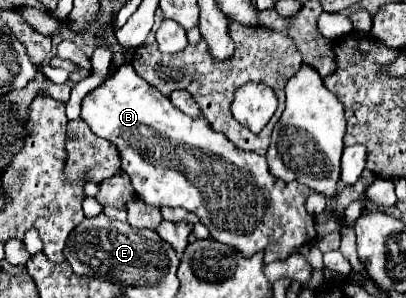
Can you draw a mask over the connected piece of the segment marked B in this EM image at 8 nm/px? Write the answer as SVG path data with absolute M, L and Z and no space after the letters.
M121 65L113 77L103 81L97 89L87 93L81 107L81 119L89 129L107 141L111 141L121 155L121 169L131 177L131 183L141 201L153 207L183 207L197 215L197 219L209 229L211 237L219 243L231 245L251 257L257 251L265 251L265 263L287 259L301 245L309 241L307 227L313 225L313 217L305 209L305 201L311 193L301 183L285 183L269 173L263 155L237 149L223 133L215 133L209 121L201 115L197 119L179 111L167 95L157 91L145 79L141 79L131 65Z

